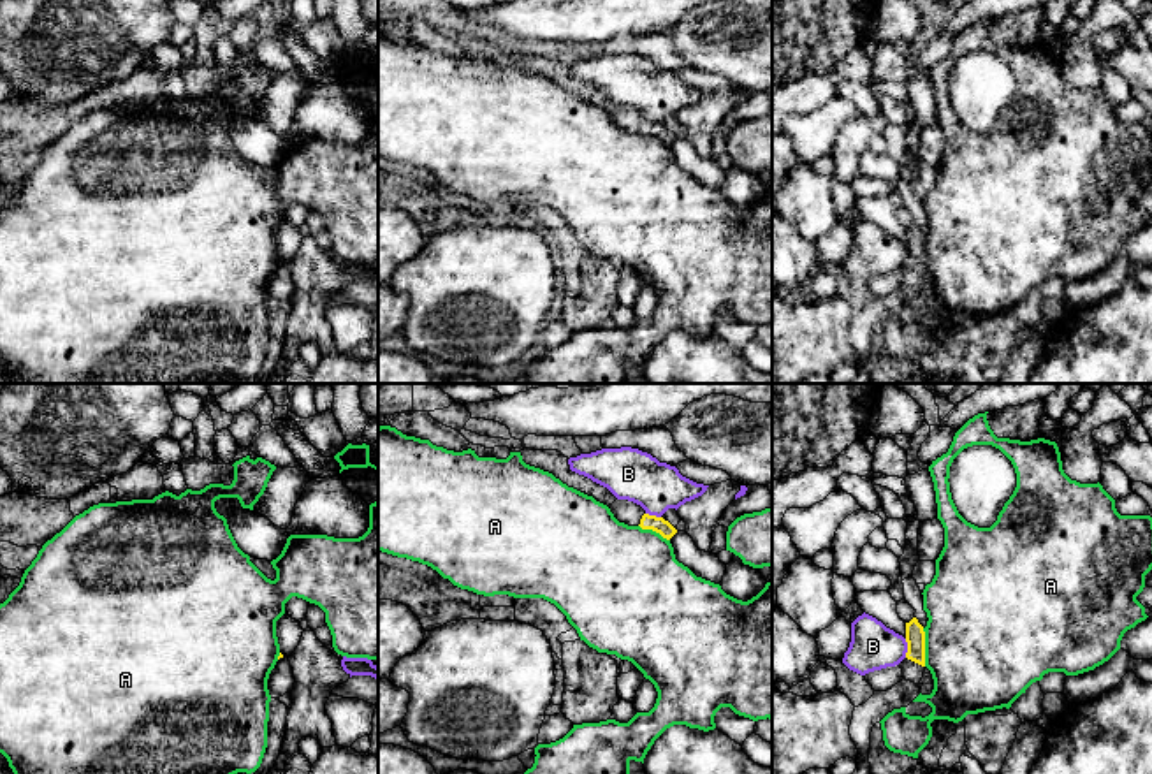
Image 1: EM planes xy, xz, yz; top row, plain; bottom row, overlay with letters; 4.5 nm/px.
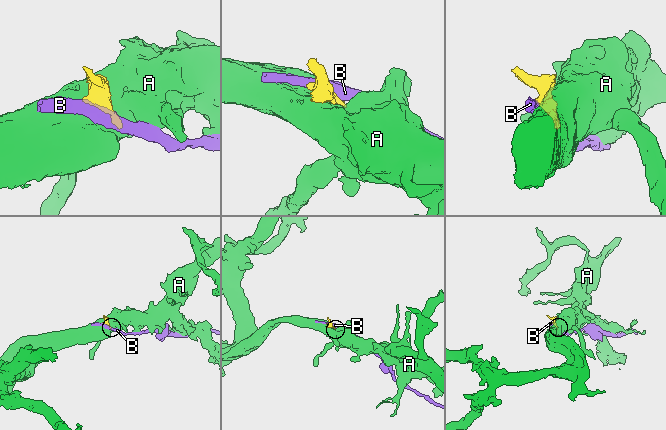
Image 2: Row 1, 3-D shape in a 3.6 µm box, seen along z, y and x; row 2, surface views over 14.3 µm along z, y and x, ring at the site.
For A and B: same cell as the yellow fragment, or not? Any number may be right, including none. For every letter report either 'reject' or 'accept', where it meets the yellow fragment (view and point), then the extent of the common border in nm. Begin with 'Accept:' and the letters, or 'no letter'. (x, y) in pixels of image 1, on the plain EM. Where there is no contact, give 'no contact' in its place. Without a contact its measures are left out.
Accept: A
A: accept; contact yz (924, 254); length 180 nm
B: reject; contact yz (908, 254); length 90 nm

